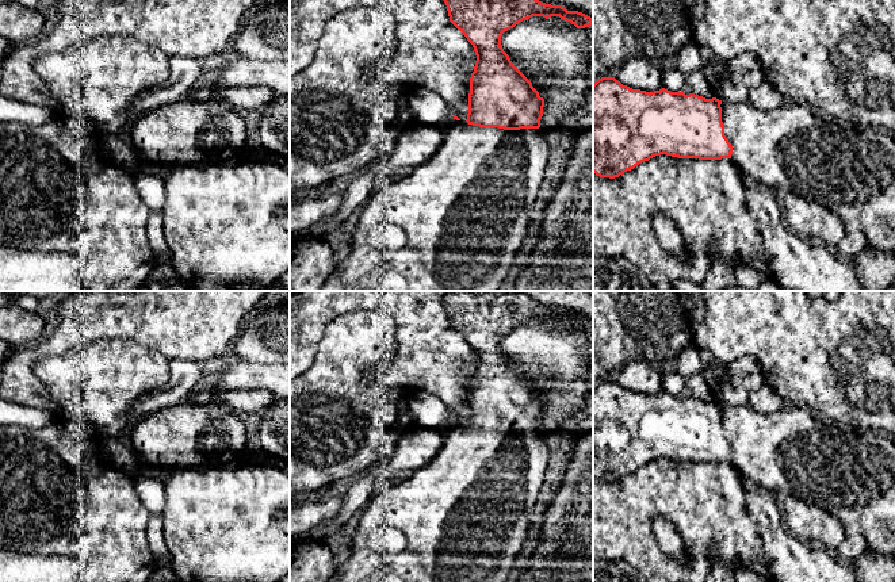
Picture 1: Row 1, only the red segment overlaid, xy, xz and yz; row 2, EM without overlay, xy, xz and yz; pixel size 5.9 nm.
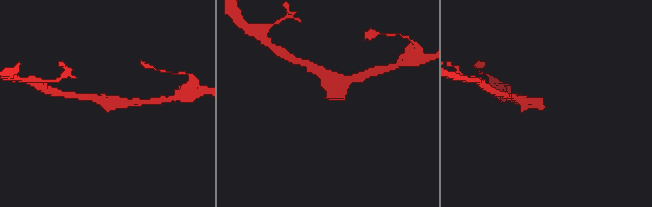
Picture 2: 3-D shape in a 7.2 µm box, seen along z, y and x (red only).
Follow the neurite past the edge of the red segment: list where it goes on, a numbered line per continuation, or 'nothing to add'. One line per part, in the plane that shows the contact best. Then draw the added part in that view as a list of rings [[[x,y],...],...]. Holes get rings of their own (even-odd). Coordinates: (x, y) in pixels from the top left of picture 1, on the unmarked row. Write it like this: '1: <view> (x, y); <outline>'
1: xz (465, 516); [[[452,422],[443,432],[443,444],[436,455],[399,485],[382,486],[367,503],[349,545],[339,558],[334,577],[329,582],[508,582],[516,556],[527,551],[533,529],[529,516],[538,501],[538,493],[544,482],[550,451],[543,440],[543,432],[504,433],[479,430],[466,424]]]

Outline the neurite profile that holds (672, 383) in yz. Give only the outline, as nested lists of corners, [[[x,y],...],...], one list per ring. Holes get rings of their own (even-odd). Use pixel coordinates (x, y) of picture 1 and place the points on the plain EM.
[[[678,372],[662,375],[662,391],[670,395],[682,395],[685,384],[685,379]]]

